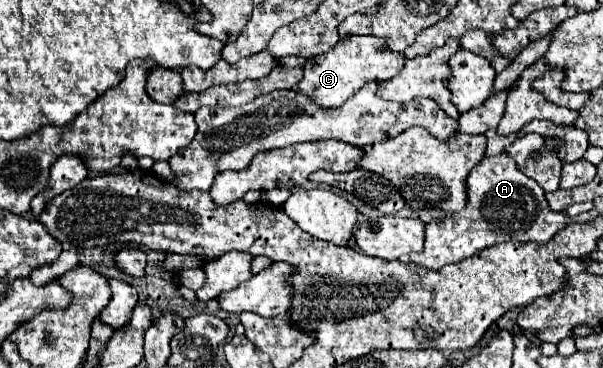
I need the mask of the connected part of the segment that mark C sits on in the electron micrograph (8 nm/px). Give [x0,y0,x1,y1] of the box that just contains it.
[298,36,406,108]

